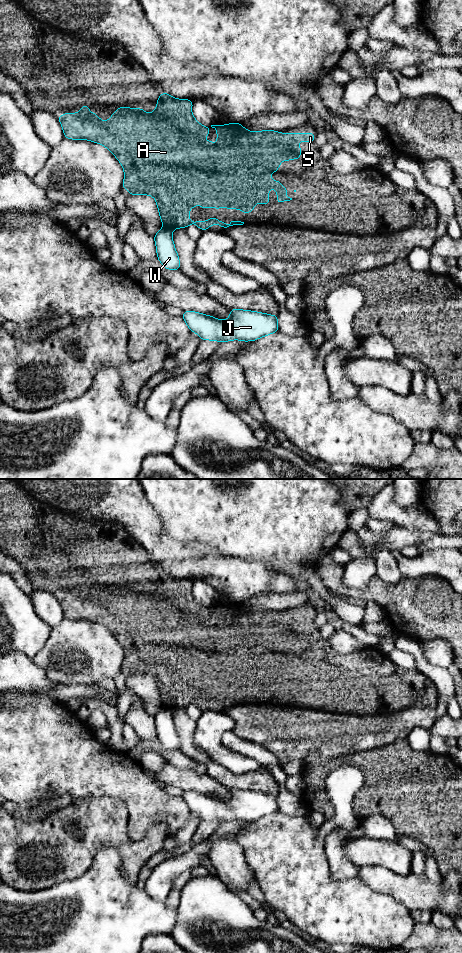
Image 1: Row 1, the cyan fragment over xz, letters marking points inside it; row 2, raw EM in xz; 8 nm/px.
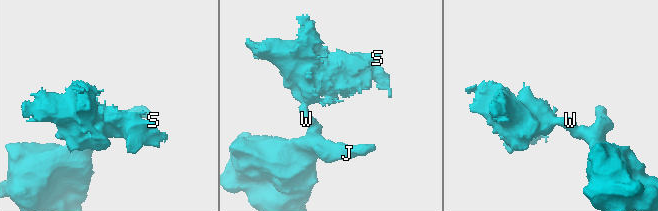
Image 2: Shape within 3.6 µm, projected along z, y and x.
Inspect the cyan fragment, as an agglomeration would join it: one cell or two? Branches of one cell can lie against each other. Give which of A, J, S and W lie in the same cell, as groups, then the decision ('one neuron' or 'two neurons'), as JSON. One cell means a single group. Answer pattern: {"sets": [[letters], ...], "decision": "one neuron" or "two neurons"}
{"sets": [["A", "S"], ["J", "W"]], "decision": "two neurons"}

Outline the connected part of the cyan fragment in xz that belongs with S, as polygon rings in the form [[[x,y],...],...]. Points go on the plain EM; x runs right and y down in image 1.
[[[163,572],[158,580],[157,587],[153,590],[153,593],[147,593],[141,588],[129,588],[118,587],[108,601],[102,601],[96,593],[89,592],[88,585],[82,585],[79,593],[65,593],[56,597],[63,609],[64,617],[73,620],[90,620],[94,623],[99,623],[105,626],[113,635],[117,638],[124,649],[124,661],[122,667],[125,668],[132,676],[134,675],[150,675],[155,678],[161,702],[165,708],[175,710],[177,708],[186,708],[193,704],[199,707],[202,711],[208,710],[210,705],[220,705],[223,709],[228,709],[231,706],[243,705],[241,701],[231,701],[228,705],[224,701],[218,701],[216,697],[211,697],[208,701],[190,701],[189,690],[195,685],[200,685],[203,689],[208,689],[212,686],[214,689],[220,689],[224,686],[226,689],[240,689],[243,693],[251,693],[253,687],[260,682],[262,685],[269,684],[269,668],[272,666],[277,672],[277,684],[280,685],[282,681],[290,681],[292,678],[286,677],[285,674],[288,670],[281,664],[280,661],[274,661],[269,654],[275,653],[280,648],[281,641],[289,641],[292,639],[300,639],[301,627],[297,624],[298,621],[307,621],[309,623],[314,622],[316,614],[314,613],[279,613],[274,610],[263,610],[258,612],[251,612],[245,609],[241,604],[234,602],[226,605],[211,605],[212,608],[217,610],[217,624],[214,625],[212,621],[203,621],[203,617],[209,616],[209,607],[201,605],[192,595],[192,580],[177,579],[171,577],[168,573]]]

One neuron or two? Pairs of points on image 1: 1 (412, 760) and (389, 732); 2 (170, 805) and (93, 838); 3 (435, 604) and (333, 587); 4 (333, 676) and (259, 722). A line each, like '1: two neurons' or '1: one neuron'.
1: two neurons
2: two neurons
3: one neuron
4: two neurons

